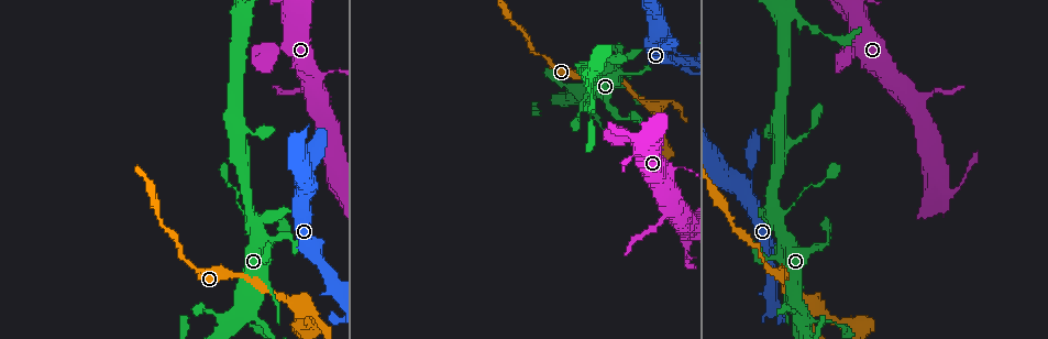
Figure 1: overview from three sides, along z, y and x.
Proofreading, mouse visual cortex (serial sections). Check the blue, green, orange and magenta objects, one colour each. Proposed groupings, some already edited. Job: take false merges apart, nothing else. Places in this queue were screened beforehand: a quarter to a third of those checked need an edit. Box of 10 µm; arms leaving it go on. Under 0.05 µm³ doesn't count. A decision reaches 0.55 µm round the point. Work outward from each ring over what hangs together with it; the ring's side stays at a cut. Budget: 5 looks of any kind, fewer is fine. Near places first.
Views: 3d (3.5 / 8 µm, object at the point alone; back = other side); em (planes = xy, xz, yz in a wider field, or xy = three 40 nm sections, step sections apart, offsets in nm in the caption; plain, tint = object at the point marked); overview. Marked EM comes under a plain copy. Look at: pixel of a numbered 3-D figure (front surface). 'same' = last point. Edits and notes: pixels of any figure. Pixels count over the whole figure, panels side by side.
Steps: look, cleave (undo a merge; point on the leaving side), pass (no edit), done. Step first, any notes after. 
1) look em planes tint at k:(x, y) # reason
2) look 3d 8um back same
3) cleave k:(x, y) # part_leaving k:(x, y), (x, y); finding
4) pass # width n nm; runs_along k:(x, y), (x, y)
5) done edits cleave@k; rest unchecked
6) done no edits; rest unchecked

look 3d 3.5um at 1:(606, 68) # arms part here

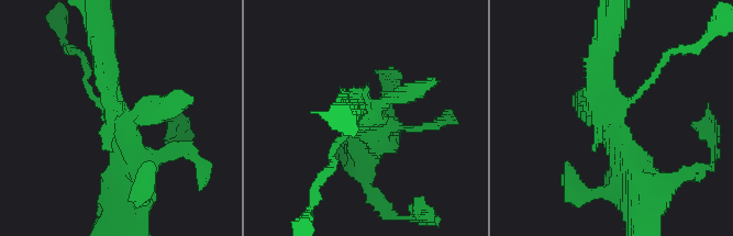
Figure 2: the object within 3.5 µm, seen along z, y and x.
look em xy step 5 tint at 2:(370, 112) # shape alone is not enough

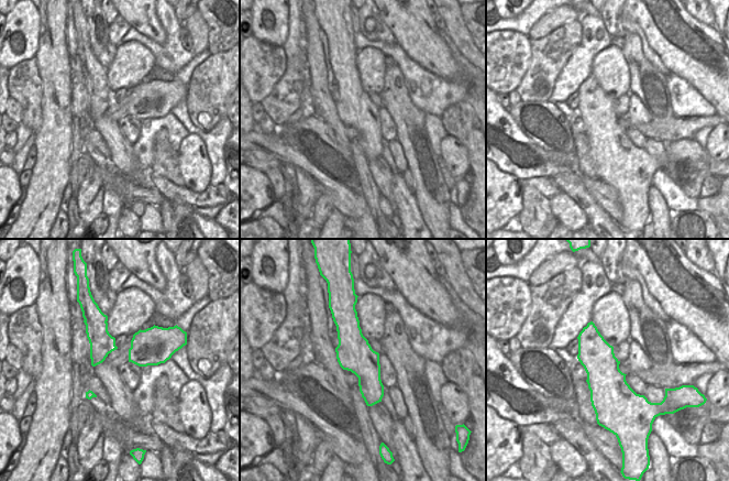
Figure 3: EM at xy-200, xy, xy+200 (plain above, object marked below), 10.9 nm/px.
pass # all the same cell

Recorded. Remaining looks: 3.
look 3d 3.5um at 1:(818, 309) # three-way junction

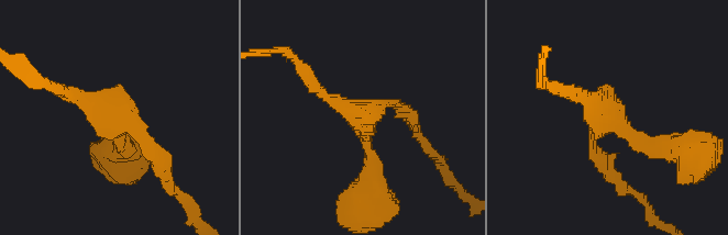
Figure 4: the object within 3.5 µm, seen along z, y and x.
look em planes tint at 4:(605, 115) # arms 3; arm_widths 150, 200, 200 nm; shape alone is not enough

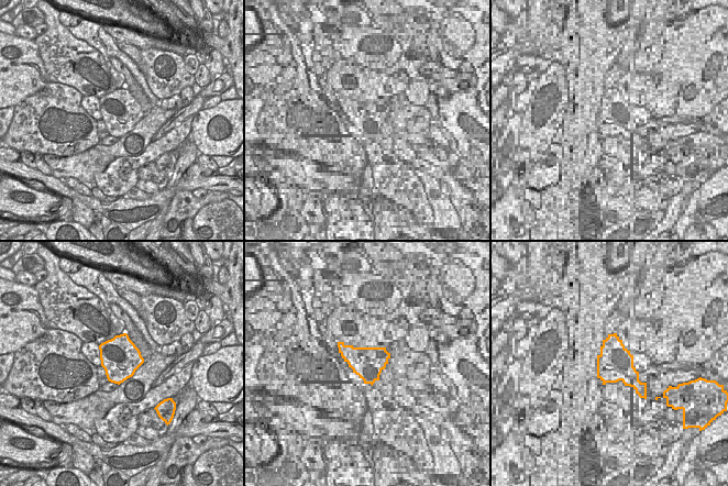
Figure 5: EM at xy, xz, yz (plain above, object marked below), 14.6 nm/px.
pass # continuous, no second cell

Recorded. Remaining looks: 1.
done no edits; rest unchecked

